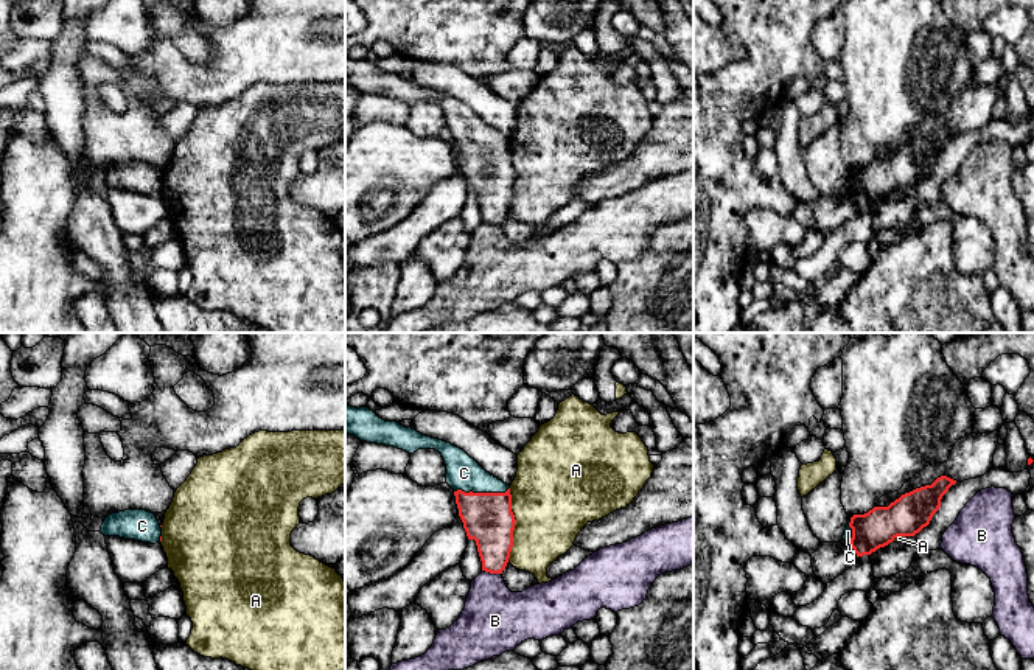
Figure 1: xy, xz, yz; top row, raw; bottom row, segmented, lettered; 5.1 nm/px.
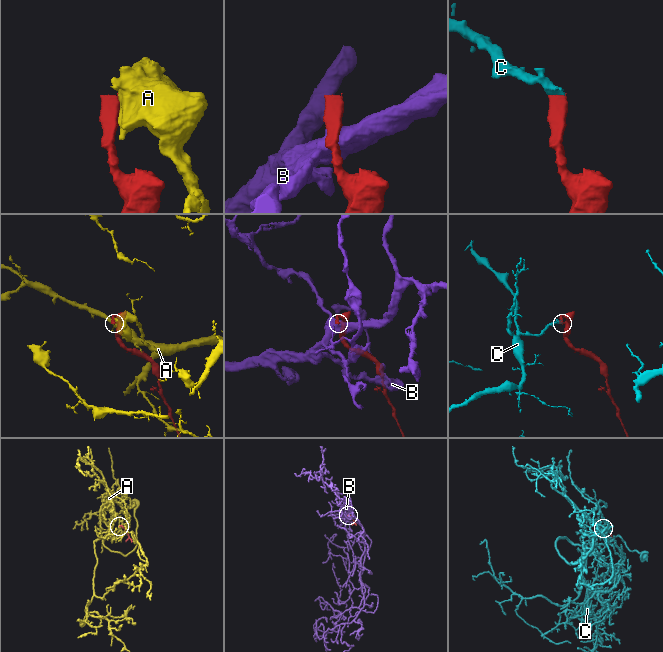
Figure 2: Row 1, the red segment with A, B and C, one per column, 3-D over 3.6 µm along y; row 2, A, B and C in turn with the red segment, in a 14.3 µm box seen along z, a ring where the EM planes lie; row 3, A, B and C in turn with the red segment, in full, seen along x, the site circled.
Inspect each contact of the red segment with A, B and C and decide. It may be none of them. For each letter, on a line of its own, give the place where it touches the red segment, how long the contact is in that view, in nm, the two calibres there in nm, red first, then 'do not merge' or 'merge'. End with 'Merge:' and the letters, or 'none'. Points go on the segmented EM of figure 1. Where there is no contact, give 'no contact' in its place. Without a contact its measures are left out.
A: xz (513, 526) | 380 nm | 260/440 nm | do not merge
B: xz (492, 572) | 110 nm | 240/340 nm | do not merge
C: xz (481, 493) | 280 nm | 260/180 nm | merge
Merge: C

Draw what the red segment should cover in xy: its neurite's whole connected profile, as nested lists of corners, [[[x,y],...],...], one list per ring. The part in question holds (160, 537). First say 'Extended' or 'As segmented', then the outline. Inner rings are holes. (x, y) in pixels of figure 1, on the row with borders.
Extended. [[[124,510],[109,515],[101,525],[101,533],[149,544],[162,541],[162,527],[155,515],[146,510]]]

